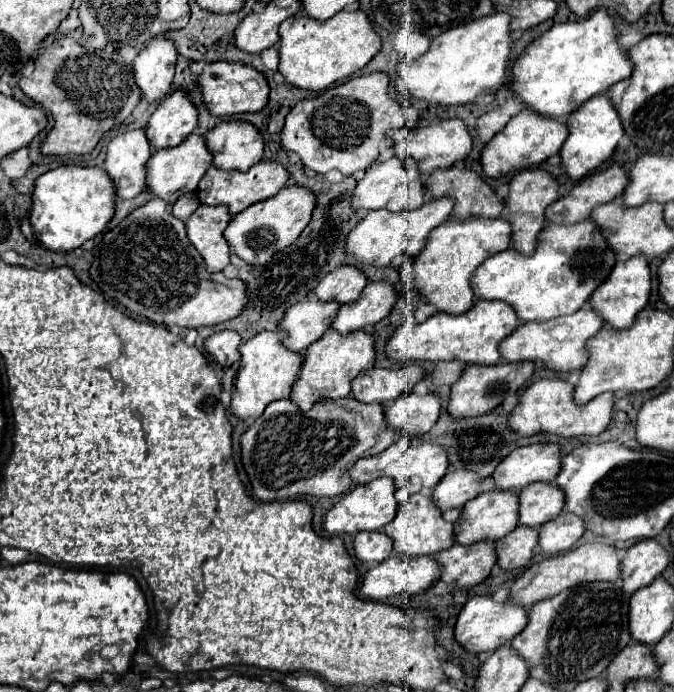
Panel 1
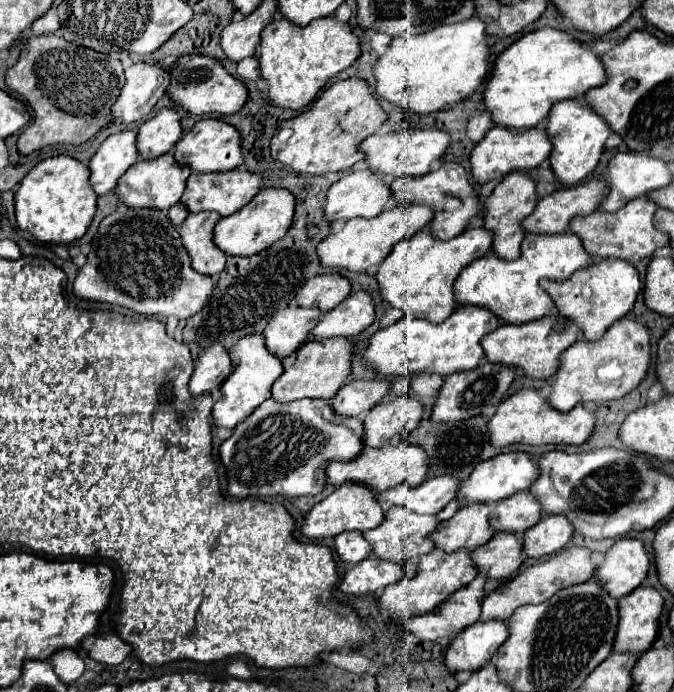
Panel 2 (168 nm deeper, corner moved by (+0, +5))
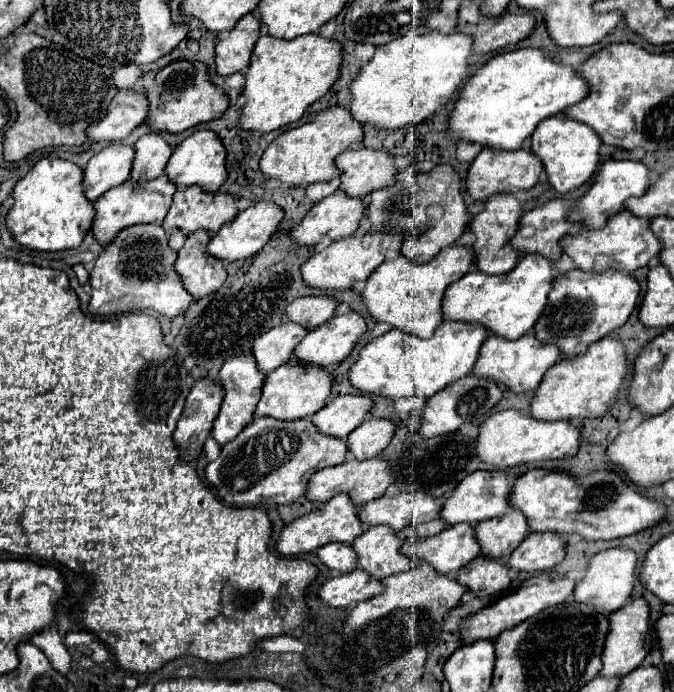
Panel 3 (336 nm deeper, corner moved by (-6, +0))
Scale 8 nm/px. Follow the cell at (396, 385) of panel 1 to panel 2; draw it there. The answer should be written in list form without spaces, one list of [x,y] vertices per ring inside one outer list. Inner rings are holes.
[[[349,381],[337,391],[329,405],[341,417],[359,417],[373,409],[389,389],[389,381]]]

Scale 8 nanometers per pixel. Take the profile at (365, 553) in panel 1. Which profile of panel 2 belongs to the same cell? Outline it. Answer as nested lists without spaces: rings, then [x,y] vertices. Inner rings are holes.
[[[345,531],[335,537],[335,553],[345,563],[357,563],[369,557],[369,545],[365,545],[365,539],[361,533]]]

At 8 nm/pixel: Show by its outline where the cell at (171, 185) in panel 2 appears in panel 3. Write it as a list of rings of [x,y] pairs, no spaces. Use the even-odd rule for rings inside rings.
[[[163,174],[155,180],[149,182],[135,182],[135,180],[127,180],[123,182],[123,186],[115,186],[115,190],[109,190],[107,194],[103,194],[103,198],[95,200],[95,220],[93,220],[93,234],[101,244],[109,244],[117,232],[125,226],[133,226],[133,224],[161,224],[163,218],[167,216],[167,210],[171,208],[171,198],[175,194],[177,186],[173,182],[169,182],[169,178]]]

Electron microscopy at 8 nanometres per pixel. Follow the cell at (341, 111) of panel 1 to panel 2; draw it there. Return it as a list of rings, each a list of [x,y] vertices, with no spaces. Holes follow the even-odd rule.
[[[347,79],[331,85],[317,97],[305,111],[297,117],[283,121],[271,137],[269,151],[275,161],[291,167],[295,173],[323,175],[339,169],[347,169],[361,161],[357,145],[373,135],[387,115],[381,109],[379,101],[369,91],[367,83],[361,79]]]

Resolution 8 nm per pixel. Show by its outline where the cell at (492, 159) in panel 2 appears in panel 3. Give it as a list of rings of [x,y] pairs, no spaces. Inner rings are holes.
[[[483,148],[481,154],[473,160],[469,174],[467,174],[467,190],[475,200],[487,200],[493,194],[499,192],[517,192],[533,188],[539,182],[539,176],[543,172],[543,164],[535,154],[531,154],[529,148],[519,150],[497,150],[497,148]]]

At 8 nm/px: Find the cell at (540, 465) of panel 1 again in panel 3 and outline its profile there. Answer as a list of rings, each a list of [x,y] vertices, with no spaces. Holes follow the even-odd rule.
[[[499,470],[469,474],[455,488],[453,496],[445,500],[443,510],[441,510],[441,518],[447,524],[481,522],[481,520],[489,520],[489,518],[495,518],[495,516],[501,516],[501,514],[509,512],[511,508],[507,506],[507,490],[511,490],[511,482],[515,482],[515,478],[517,476],[513,472],[499,472]]]

